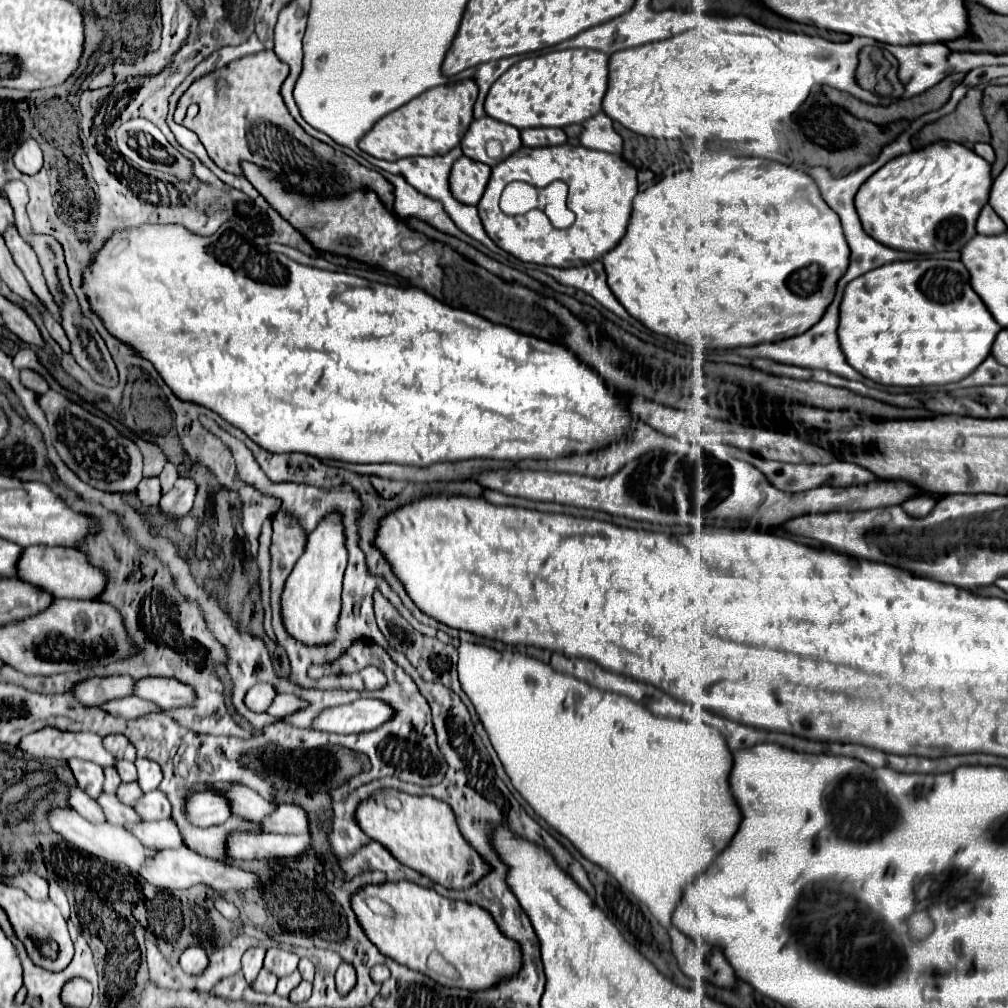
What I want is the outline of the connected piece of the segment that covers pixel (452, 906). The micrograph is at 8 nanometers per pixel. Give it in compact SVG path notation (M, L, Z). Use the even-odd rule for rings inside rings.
M412 881L364 885L350 897L350 905L366 937L382 955L428 975L444 987L480 991L520 971L522 953L518 943L504 937L492 915L478 905L446 899Z

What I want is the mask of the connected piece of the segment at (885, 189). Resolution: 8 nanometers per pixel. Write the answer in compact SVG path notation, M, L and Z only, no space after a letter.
M938 141L924 149L900 155L880 167L872 177L868 177L856 193L854 207L862 221L864 231L878 243L912 253L932 253L932 251L960 251L968 239L976 235L976 219L982 207L988 203L992 185L990 165L978 157L972 149L952 143Z

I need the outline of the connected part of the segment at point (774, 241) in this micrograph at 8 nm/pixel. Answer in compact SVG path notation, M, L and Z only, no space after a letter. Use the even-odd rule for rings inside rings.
M716 153L712 159L702 161L702 165L696 161L688 171L682 171L682 173L678 173L678 175L674 175L674 177L666 177L666 179L658 181L656 185L652 185L652 187L648 187L648 189L640 191L640 193L636 195L636 199L634 199L632 215L630 215L628 231L626 231L624 239L620 239L620 243L618 243L612 251L608 251L600 261L604 263L604 271L606 271L606 277L608 277L608 287L610 287L610 291L614 293L614 297L624 305L624 309L626 309L634 319L638 319L638 321L640 321L642 325L646 325L650 331L660 333L660 335L666 335L666 337L670 337L670 339L674 339L674 341L680 341L680 343L686 343L686 345L690 345L690 347L730 349L730 347L760 345L760 343L766 343L766 341L780 341L780 339L788 339L788 337L794 337L794 335L800 335L800 333L808 331L814 323L818 323L818 321L820 321L820 317L824 315L826 307L830 305L832 297L834 297L834 289L836 289L838 279L840 279L840 277L844 275L844 271L848 269L848 243L846 243L846 239L844 239L844 233L842 233L842 225L840 225L838 215L836 215L828 205L826 205L826 201L822 199L822 195L820 195L820 191L818 191L816 183L814 183L808 175L804 175L802 171L792 169L792 167L788 167L788 165L774 163L774 161L772 161L772 163L768 163L766 167L754 167L754 169L750 169L748 165L746 165L746 167L742 167L742 157L732 157L732 155L728 155L728 153L720 153L720 155Z

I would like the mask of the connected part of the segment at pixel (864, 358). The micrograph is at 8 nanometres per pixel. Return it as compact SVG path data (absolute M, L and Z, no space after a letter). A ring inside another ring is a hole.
M922 259L888 263L850 281L840 303L838 341L846 361L864 377L882 385L920 387L946 385L968 377L990 355L1000 329L970 287L970 275L962 261Z

